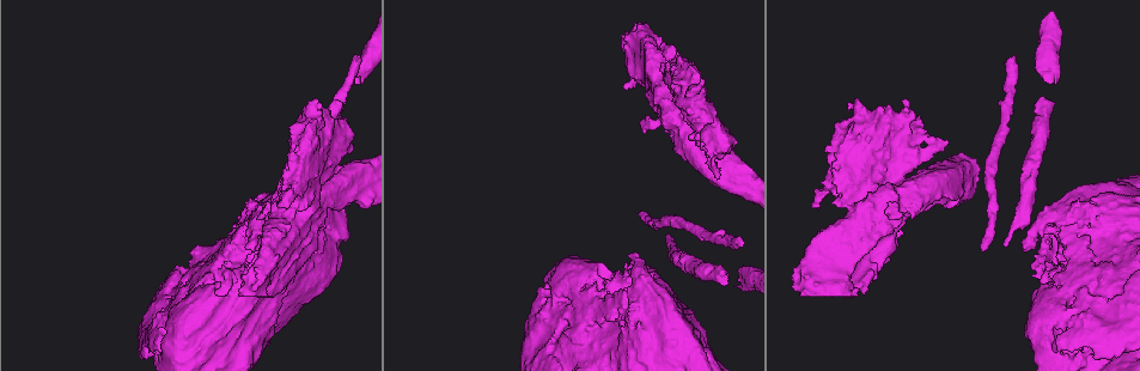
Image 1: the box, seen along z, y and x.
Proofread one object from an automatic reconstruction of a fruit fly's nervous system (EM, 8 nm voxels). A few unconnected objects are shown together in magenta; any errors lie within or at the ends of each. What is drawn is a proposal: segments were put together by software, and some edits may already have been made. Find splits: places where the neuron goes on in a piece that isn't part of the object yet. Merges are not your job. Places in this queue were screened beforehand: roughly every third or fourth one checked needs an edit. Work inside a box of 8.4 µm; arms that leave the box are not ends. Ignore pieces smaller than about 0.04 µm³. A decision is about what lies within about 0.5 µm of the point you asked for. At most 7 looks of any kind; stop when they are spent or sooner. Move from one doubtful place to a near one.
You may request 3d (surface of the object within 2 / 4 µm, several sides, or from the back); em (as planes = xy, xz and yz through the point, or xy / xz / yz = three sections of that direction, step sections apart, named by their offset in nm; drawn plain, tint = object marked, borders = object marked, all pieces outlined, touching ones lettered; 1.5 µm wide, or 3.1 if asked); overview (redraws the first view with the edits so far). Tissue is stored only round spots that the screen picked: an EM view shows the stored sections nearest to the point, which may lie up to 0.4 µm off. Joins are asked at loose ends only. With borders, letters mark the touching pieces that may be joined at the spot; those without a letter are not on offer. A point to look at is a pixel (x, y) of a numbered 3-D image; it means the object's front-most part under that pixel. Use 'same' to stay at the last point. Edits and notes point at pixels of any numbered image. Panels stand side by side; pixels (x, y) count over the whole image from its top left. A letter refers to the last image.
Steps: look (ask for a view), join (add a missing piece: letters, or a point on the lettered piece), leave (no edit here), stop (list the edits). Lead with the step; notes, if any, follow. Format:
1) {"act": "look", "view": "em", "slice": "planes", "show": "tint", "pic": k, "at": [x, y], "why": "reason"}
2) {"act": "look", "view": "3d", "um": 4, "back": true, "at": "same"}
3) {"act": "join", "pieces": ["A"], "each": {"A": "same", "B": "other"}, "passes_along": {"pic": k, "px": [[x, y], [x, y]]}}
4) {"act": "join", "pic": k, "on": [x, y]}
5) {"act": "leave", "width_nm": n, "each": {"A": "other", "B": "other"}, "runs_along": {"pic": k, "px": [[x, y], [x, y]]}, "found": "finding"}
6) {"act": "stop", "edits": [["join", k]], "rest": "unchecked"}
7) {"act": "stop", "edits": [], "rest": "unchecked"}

{"act": "look", "view": "em", "slice": "planes", "show": "borders", "pic": 1, "at": [293, 274], "why": "branch stops here"}

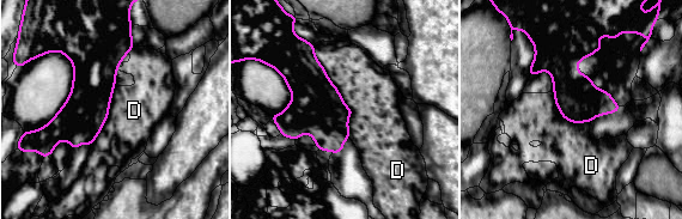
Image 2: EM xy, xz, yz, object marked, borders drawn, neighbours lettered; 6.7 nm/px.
{"act": "leave", "each": {"D": "other"}, "border": {"pic": 2, "px": [[314, 46], [352, 110], [349, 138]]}, "found": "no lettered piece goes on from it"}

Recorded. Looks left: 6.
{"act": "look", "view": "em", "slice": "planes", "show": "tint", "pic": 1, "at": [826, 150], "why": "stops while still wide"}

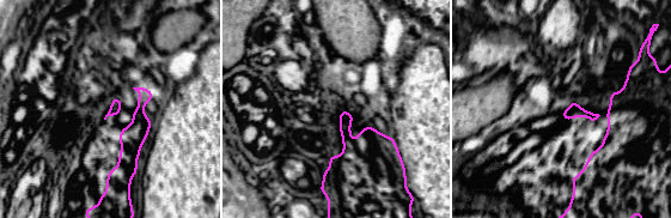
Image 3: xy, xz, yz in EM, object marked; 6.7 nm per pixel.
{"act": "look", "view": "em", "slice": "planes", "show": "borders", "at": "same", "why": "see the neighbours"}

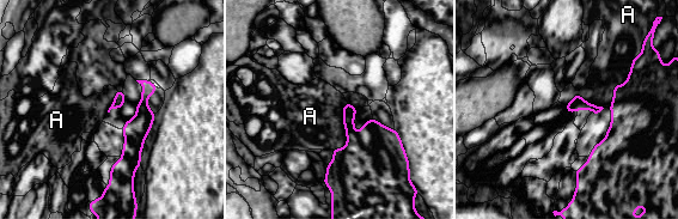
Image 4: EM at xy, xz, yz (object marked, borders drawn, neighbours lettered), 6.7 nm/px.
{"act": "leave", "each": {"A": "other"}, "border": {"pic": 4, "px": [[635, 55], [608, 108]]}, "found": "none of them fits"}

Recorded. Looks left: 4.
{"act": "look", "view": "em", "um": 3.1, "slice": "xy", "step": 8, "show": "tint", "pic": 1, "at": [889, 106], "why": "thick end"}

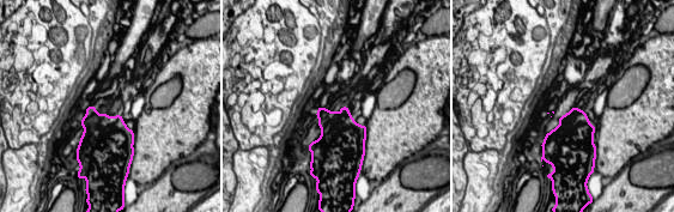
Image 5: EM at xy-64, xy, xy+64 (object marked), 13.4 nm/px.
{"act": "look", "view": "em", "um": 3.1, "slice": "planes", "show": "borders", "at": "same"}

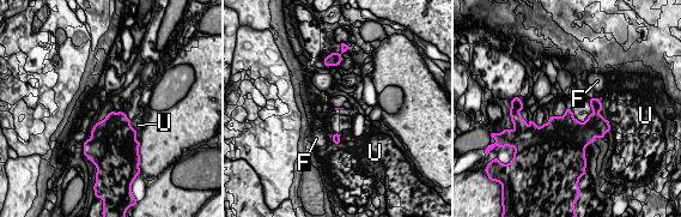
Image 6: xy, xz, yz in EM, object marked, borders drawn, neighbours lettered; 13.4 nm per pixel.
{"act": "leave", "longest_contact_nm": ["U", 340], "each": {"F": "other", "U": "other"}, "border": {"pic": 6, "px": [[597, 98], [600, 113], [607, 120]]}, "found": "no lettered piece goes on from it"}

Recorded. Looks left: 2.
{"act": "stop", "edits": [], "rest": "unchecked"}

